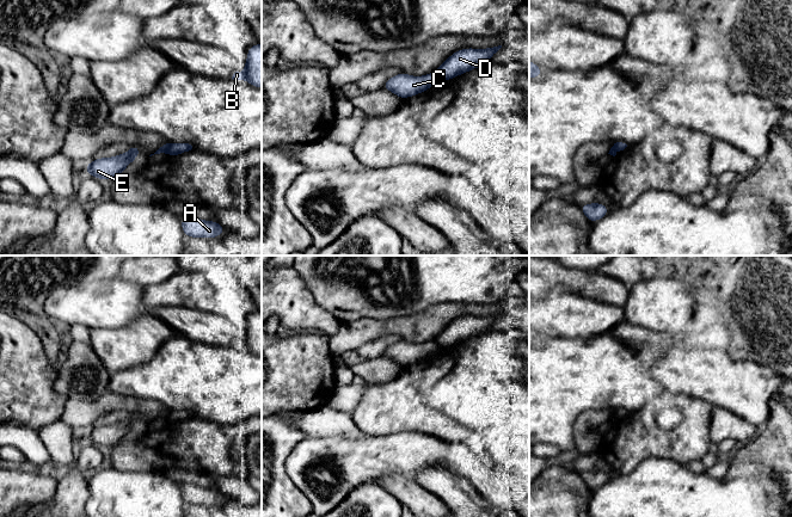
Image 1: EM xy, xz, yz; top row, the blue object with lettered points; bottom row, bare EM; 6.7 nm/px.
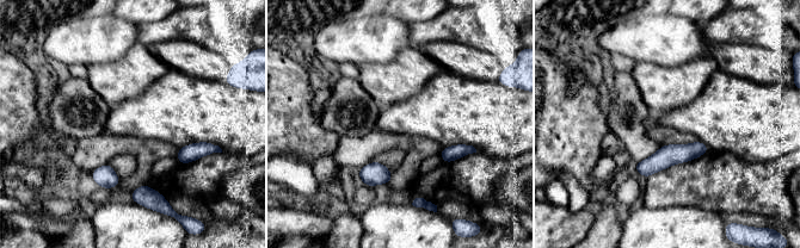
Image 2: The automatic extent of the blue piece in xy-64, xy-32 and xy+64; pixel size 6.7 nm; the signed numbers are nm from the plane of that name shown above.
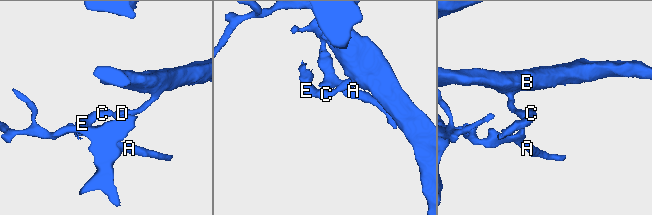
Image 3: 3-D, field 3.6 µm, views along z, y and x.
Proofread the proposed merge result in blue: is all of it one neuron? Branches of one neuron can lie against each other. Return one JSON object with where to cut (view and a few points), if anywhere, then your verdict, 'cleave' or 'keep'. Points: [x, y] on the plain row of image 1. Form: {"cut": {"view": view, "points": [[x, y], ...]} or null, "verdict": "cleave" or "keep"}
{"cut": {"view": "xy", "points": [[171, 411], [166, 420]]}, "verdict": "cleave"}

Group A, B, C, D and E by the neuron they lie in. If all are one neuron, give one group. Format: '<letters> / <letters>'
A B D / C E

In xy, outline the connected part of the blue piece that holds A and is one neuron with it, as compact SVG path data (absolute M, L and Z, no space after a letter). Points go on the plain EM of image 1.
M183 484L180 488L183 500L189 505L214 506L225 500L225 494L216 488L205 488L194 484Z

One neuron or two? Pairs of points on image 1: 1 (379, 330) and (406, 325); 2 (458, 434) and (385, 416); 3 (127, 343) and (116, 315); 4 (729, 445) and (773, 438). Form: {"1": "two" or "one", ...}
{"1": "one", "2": "one", "3": "two", "4": "two"}

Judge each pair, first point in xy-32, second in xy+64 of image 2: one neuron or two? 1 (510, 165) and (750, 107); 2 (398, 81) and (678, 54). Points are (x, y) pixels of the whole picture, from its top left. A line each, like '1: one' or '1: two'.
1: two
2: two

